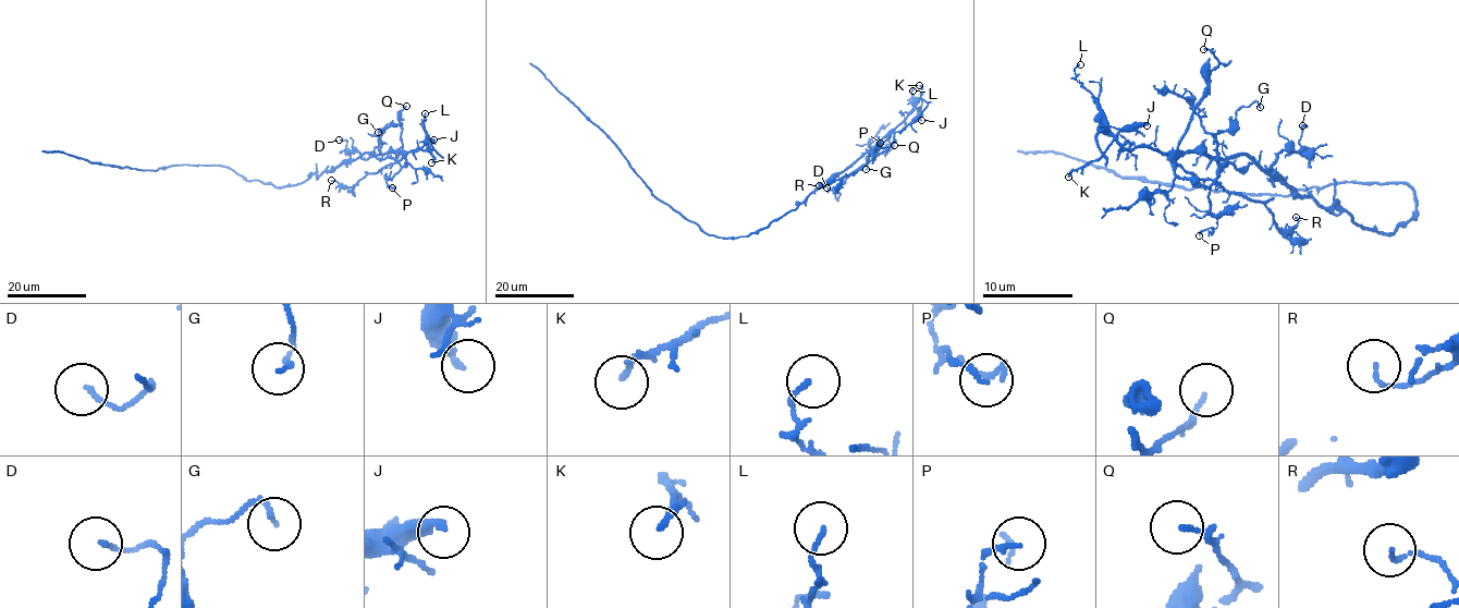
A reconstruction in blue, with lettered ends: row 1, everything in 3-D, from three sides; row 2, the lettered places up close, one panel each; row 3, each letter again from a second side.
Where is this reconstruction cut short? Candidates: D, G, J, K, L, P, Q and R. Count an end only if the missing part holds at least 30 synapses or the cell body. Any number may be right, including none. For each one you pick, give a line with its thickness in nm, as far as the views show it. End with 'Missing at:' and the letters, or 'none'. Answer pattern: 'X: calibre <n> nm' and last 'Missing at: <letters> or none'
Missing at: none

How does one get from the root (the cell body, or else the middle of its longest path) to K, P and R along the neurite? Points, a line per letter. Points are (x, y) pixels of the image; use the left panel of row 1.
K: (267, 183), (294, 186), (366, 153), (384, 155), (428, 146), (431, 162)
P: (267, 183), (294, 186), (366, 153), (399, 152), (406, 162), (387, 181), (392, 187)
R: (267, 183), (294, 186), (366, 153), (403, 156), (351, 187), (331, 180)

